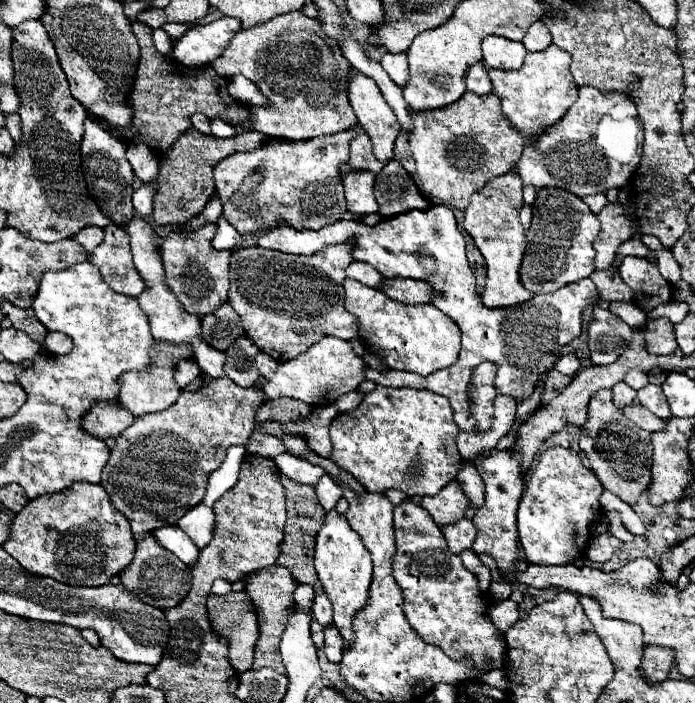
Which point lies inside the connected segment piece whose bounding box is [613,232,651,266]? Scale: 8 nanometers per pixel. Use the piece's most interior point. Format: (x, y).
(635, 246)

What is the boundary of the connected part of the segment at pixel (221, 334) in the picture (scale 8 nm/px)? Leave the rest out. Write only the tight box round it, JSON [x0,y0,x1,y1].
[203,302,243,350]

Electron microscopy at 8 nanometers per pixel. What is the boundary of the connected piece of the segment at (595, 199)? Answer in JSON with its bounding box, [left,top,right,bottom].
[583,194,607,214]

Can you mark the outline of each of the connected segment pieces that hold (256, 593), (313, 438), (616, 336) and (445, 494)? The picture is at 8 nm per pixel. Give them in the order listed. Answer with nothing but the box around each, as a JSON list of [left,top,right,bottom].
[[245,566,297,674],[263,405,338,458],[589,308,633,364],[421,480,471,526]]

